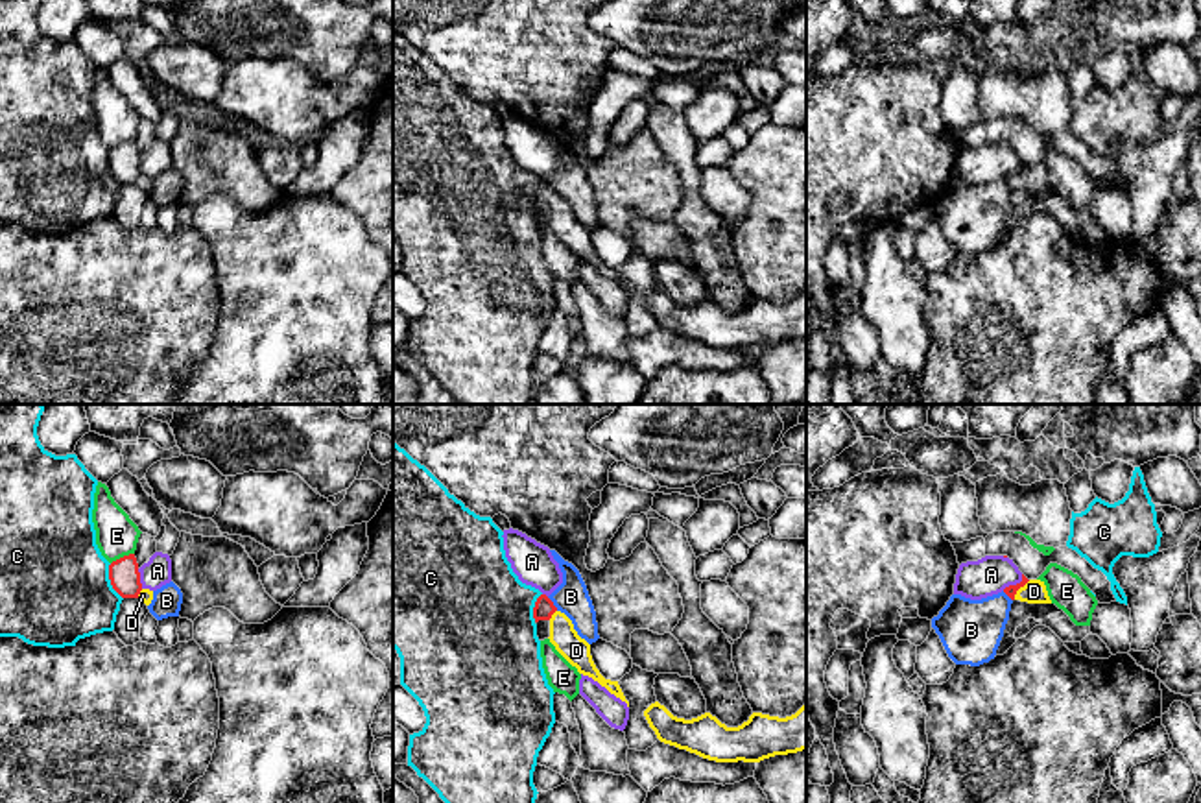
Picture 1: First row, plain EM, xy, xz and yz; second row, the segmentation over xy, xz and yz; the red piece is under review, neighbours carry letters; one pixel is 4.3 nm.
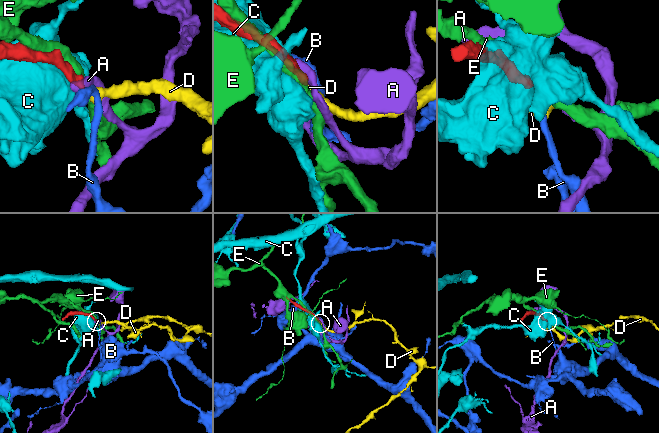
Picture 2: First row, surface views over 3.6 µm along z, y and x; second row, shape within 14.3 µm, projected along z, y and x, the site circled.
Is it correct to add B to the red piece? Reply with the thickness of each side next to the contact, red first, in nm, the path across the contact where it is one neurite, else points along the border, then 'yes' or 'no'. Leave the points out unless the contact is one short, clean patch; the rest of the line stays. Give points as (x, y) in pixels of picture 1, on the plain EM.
90/150 nm | along xz (546, 183), (558, 196) | no

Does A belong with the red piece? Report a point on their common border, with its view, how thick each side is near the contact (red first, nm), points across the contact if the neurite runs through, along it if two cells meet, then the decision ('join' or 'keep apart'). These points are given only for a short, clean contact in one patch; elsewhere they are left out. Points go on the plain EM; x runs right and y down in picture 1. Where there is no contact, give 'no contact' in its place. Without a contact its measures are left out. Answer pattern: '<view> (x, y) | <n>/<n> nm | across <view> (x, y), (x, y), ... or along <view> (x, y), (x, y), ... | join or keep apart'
yz (1013, 172) | 50/170 nm | along yz (1022, 161), (1019, 168), (1002, 176) | keep apart

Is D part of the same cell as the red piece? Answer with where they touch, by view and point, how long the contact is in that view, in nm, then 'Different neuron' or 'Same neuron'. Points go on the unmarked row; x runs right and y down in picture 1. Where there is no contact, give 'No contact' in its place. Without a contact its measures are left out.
Touches red at yz (1019, 174). Shared border 120 nm. Same neuron

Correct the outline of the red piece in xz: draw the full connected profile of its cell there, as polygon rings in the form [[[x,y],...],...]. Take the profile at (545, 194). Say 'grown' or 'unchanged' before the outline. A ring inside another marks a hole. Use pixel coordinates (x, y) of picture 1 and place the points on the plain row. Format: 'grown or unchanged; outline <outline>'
grown; outline [[[546,181],[537,185],[533,205],[535,209],[550,209],[550,229],[572,253],[577,255],[579,260],[592,264],[629,294],[629,288],[625,286],[618,268],[605,266],[600,260],[590,242],[590,231],[577,222],[572,207],[561,199]]]

